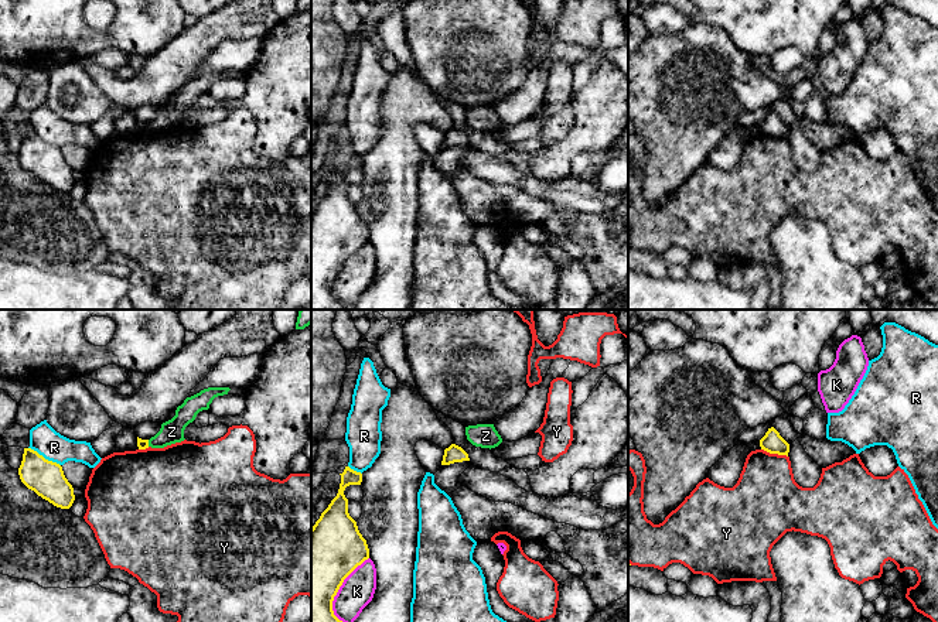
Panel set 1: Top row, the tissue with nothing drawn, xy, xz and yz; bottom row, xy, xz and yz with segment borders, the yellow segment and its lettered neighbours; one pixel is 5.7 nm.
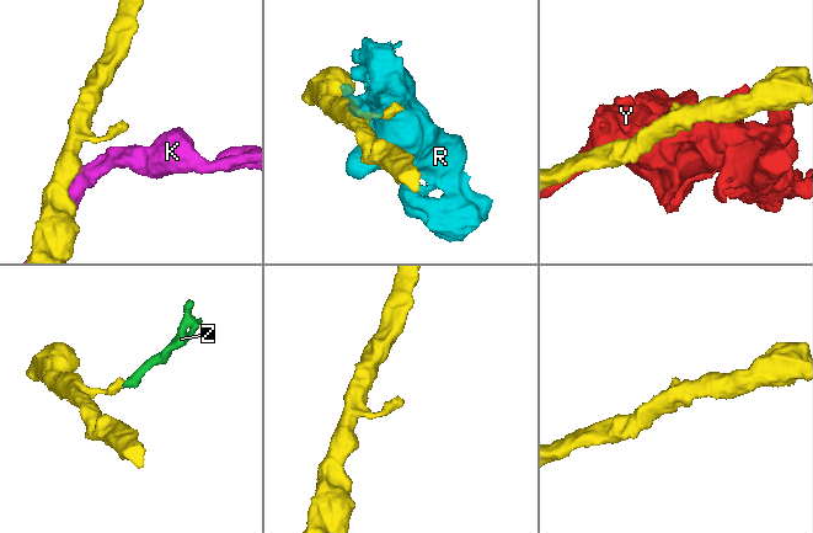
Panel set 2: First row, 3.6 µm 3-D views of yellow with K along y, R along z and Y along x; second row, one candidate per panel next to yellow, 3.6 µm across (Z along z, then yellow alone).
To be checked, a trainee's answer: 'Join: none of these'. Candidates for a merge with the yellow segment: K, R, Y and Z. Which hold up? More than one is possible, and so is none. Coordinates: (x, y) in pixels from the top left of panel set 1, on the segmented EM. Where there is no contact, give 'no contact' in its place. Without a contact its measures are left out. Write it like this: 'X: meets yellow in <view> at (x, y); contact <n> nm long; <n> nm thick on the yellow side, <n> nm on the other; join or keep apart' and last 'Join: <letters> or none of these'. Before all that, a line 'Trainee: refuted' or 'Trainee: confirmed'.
Trainee: confirmed
K: meets yellow in xz at (338, 588); contact 400 nm long; 400 nm thick on the yellow side, 190 nm on the other; keep apart
R: meets yellow in xy at (43, 457); contact 220 nm long; 200 nm thick on the yellow side, 160 nm on the other; keep apart
Y: meets yellow in yz at (774, 453); contact 160 nm long; 120 nm thick on the yellow side, 360 nm on the other; keep apart
Z: meets yellow in xy at (147, 443); contact 40 nm long; 60 nm thick on the yellow side, 140 nm on the other; keep apart
Join: none of these

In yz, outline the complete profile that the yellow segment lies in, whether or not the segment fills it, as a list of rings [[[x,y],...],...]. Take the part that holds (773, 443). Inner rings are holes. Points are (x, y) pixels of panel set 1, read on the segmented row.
[[[771,427],[765,435],[760,440],[761,450],[770,454],[787,455],[789,452],[789,444],[780,435],[780,433]]]

